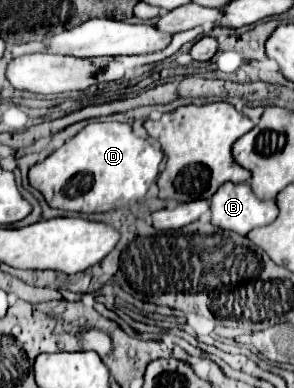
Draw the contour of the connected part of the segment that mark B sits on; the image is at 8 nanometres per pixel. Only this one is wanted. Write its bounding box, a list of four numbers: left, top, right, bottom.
[210,182,276,234]

